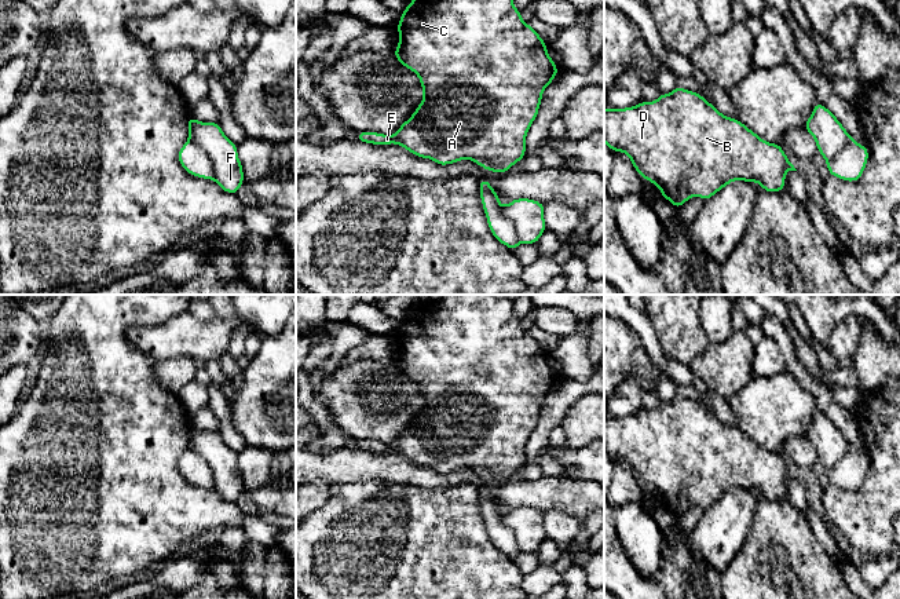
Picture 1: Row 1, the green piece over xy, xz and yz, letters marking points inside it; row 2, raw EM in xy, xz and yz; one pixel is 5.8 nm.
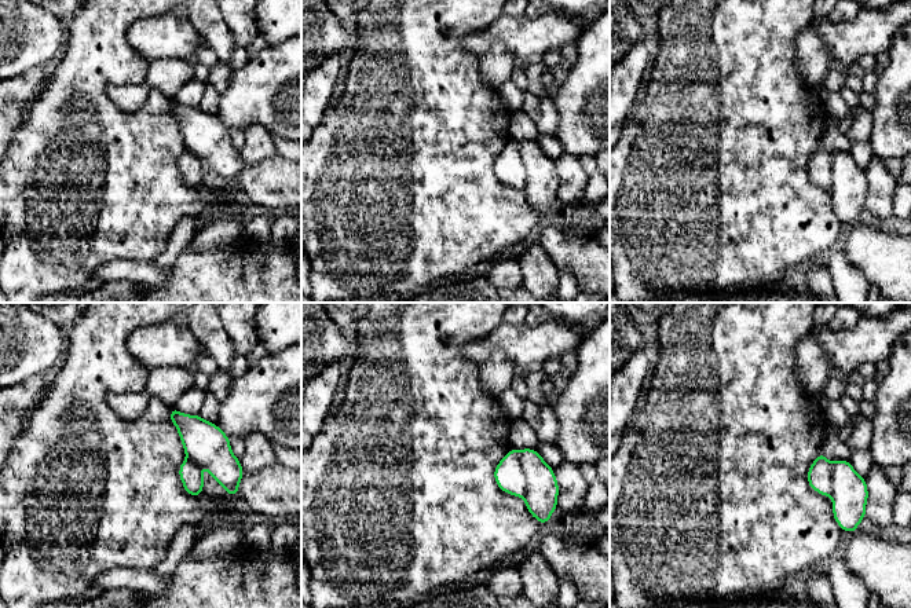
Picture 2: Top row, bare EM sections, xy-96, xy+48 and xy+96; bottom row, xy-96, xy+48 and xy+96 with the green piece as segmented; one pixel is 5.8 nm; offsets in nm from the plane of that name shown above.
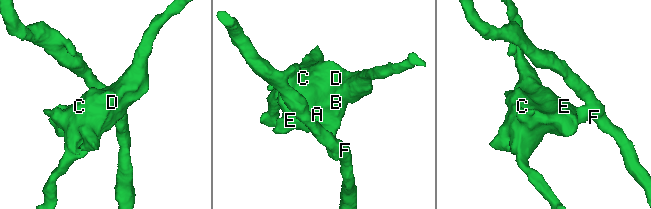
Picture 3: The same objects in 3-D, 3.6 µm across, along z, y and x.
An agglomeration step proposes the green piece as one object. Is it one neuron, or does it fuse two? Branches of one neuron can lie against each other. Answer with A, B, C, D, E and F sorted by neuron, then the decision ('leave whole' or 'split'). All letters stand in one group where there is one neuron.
A B C D E / F | split

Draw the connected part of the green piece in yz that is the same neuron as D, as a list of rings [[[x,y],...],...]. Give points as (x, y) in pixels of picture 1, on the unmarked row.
[[[676,395],[670,402],[661,402],[654,410],[641,410],[625,417],[604,416],[604,450],[611,460],[625,461],[637,482],[659,496],[662,505],[677,518],[691,505],[711,507],[733,489],[757,490],[762,498],[784,498],[787,479],[797,479],[784,463],[782,453],[769,452],[747,437],[742,430],[724,424],[713,412],[694,399]]]

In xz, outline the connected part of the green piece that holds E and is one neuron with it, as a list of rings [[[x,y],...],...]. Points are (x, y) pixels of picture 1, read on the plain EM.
[[[443,295],[439,300],[418,302],[402,321],[396,337],[399,340],[399,353],[394,364],[405,376],[418,384],[424,402],[422,409],[414,419],[413,424],[400,432],[396,442],[384,443],[380,441],[359,439],[356,449],[372,453],[396,452],[417,465],[433,468],[438,474],[449,474],[460,468],[472,468],[479,475],[498,482],[509,479],[512,474],[523,468],[526,463],[526,445],[538,424],[542,402],[555,388],[559,379],[555,369],[549,365],[546,351],[528,332],[522,328],[522,319],[515,317],[513,302],[495,297],[494,295]]]

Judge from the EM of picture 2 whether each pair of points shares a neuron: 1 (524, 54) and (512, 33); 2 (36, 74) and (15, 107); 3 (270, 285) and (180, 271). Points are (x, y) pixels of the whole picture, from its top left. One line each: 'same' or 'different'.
1: same
2: same
3: same

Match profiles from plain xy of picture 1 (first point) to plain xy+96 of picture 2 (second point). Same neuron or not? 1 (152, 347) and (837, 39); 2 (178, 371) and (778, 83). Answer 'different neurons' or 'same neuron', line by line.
1: same neuron
2: different neurons

